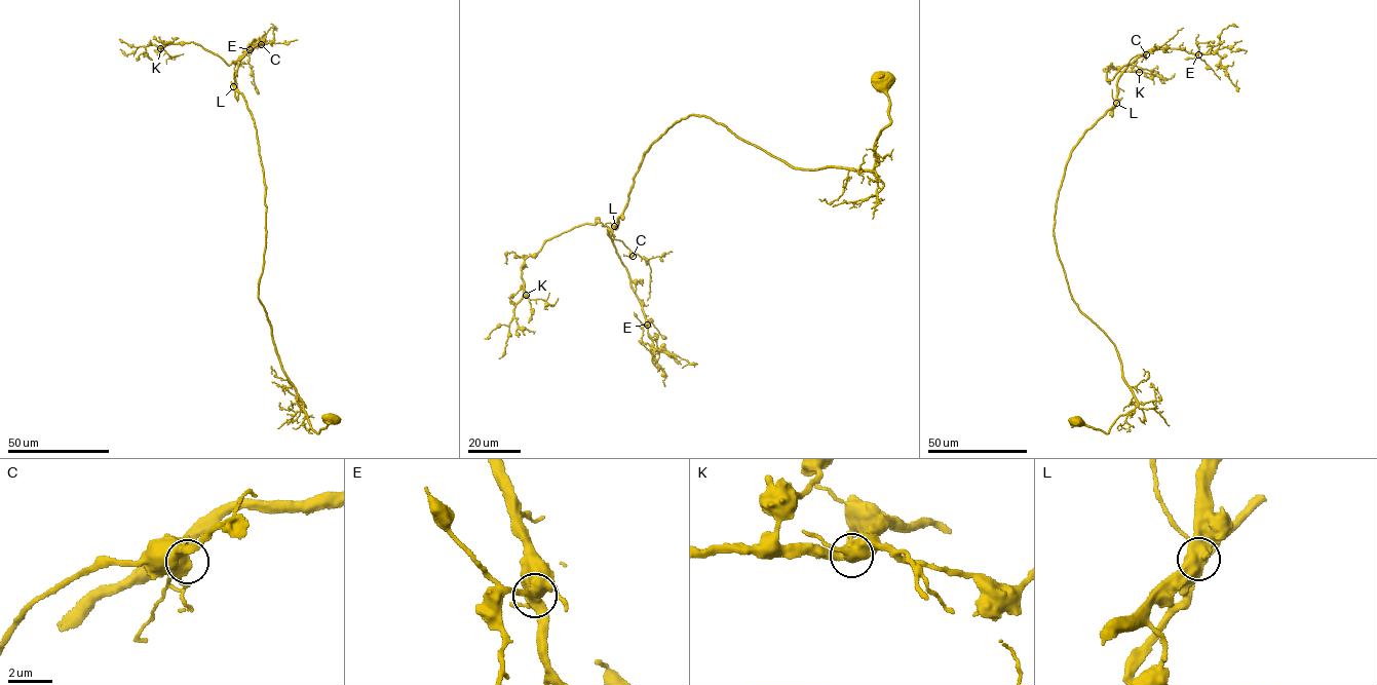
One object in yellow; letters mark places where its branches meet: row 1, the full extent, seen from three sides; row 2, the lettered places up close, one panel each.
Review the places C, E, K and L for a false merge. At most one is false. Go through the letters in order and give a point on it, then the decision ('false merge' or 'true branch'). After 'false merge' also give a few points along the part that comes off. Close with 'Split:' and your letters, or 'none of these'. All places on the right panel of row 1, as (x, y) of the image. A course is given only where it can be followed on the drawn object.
C: at (1146, 54); true branch
E: at (1198, 54); true branch
K: at (1139, 72); true branch
L: at (1116, 103); false merge; foreign part runs (1116, 104), (1112, 88)
Split: L

